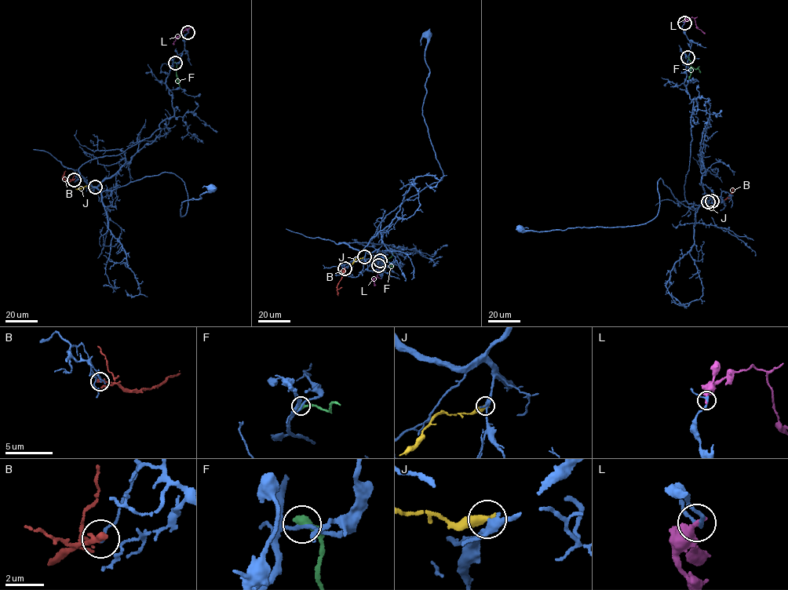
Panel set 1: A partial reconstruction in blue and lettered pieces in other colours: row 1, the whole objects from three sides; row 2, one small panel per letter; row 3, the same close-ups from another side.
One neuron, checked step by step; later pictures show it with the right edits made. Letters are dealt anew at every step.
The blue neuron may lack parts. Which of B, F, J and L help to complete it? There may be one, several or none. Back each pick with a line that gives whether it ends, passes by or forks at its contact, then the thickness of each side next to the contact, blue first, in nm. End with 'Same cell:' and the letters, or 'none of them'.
Same cell: none of them

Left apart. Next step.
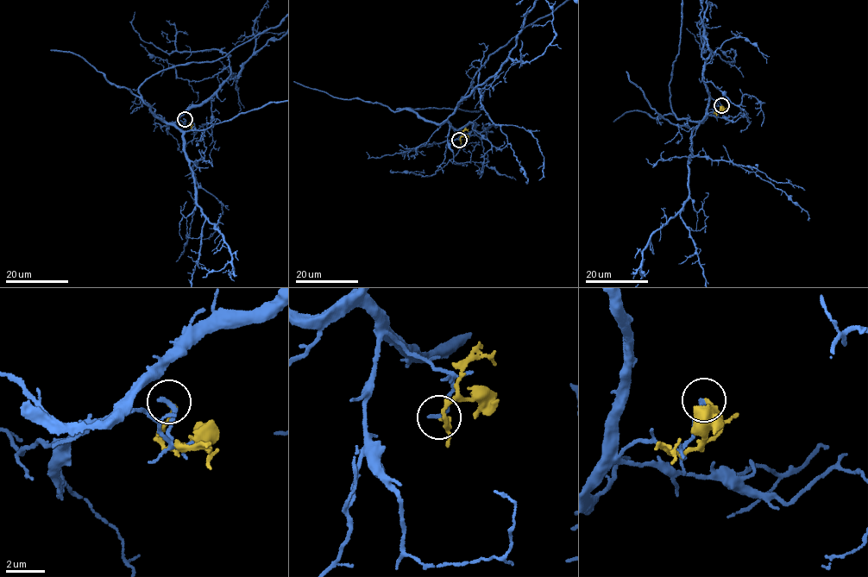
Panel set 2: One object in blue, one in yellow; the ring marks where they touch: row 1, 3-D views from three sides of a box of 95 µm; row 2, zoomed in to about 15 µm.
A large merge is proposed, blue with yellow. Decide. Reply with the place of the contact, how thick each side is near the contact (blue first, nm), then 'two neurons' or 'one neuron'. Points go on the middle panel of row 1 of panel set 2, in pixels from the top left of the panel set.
place (459, 140); calibres 280 and 220 nm; two neurons

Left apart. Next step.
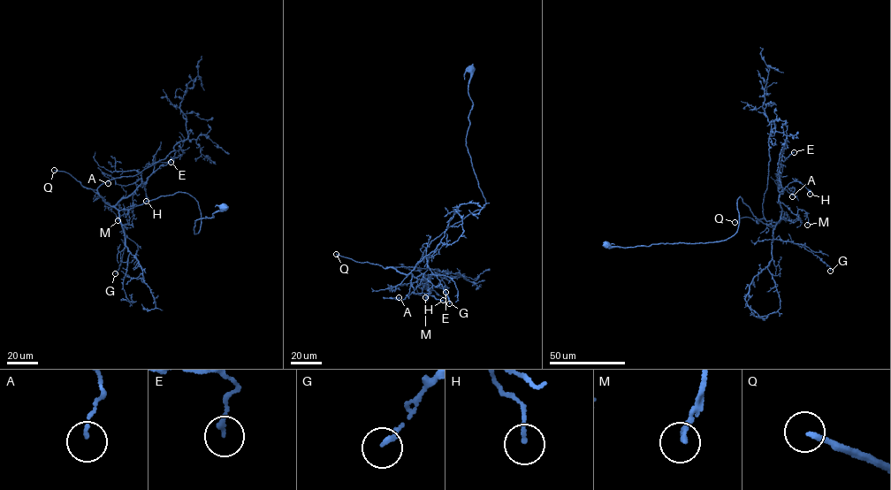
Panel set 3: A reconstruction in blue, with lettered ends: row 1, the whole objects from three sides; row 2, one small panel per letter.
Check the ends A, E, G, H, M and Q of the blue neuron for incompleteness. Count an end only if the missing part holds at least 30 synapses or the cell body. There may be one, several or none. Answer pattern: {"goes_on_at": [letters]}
{"goes_on_at": ["Q"]}

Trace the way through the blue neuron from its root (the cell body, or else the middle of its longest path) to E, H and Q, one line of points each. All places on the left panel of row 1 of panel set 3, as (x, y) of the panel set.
E: (223, 207), (194, 221), (194, 234), (201, 213), (185, 193), (115, 207), (145, 182), (153, 159), (171, 162)
H: (223, 207), (194, 221), (194, 234), (201, 213), (185, 193), (127, 210), (115, 206), (143, 181), (146, 201)
Q: (223, 207), (194, 221), (194, 234), (201, 213), (186, 193), (119, 210), (68, 172), (54, 170)

